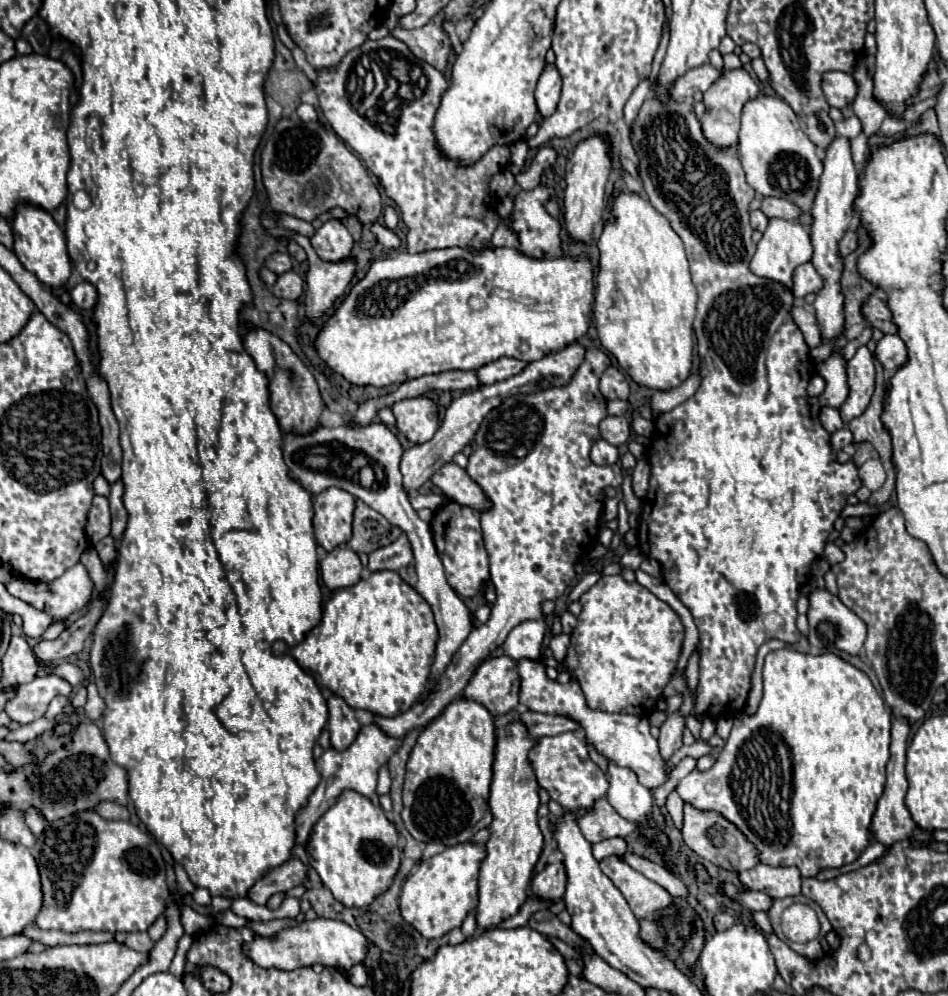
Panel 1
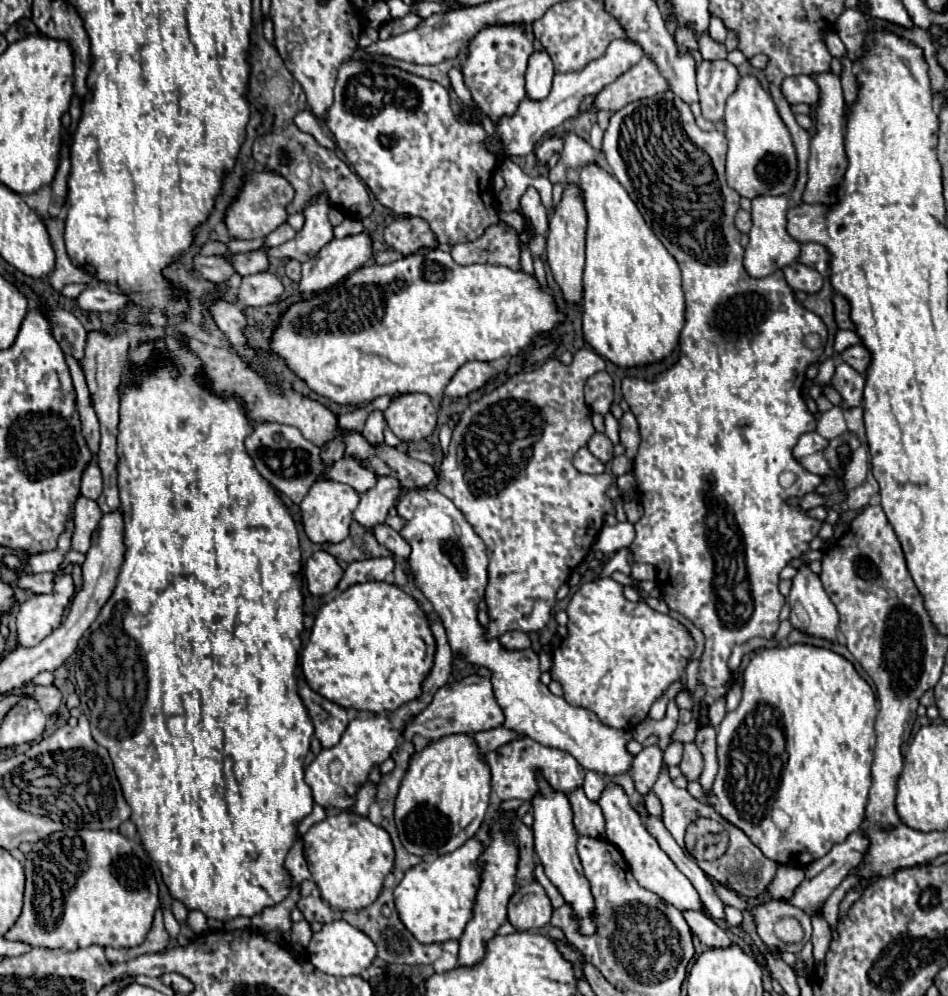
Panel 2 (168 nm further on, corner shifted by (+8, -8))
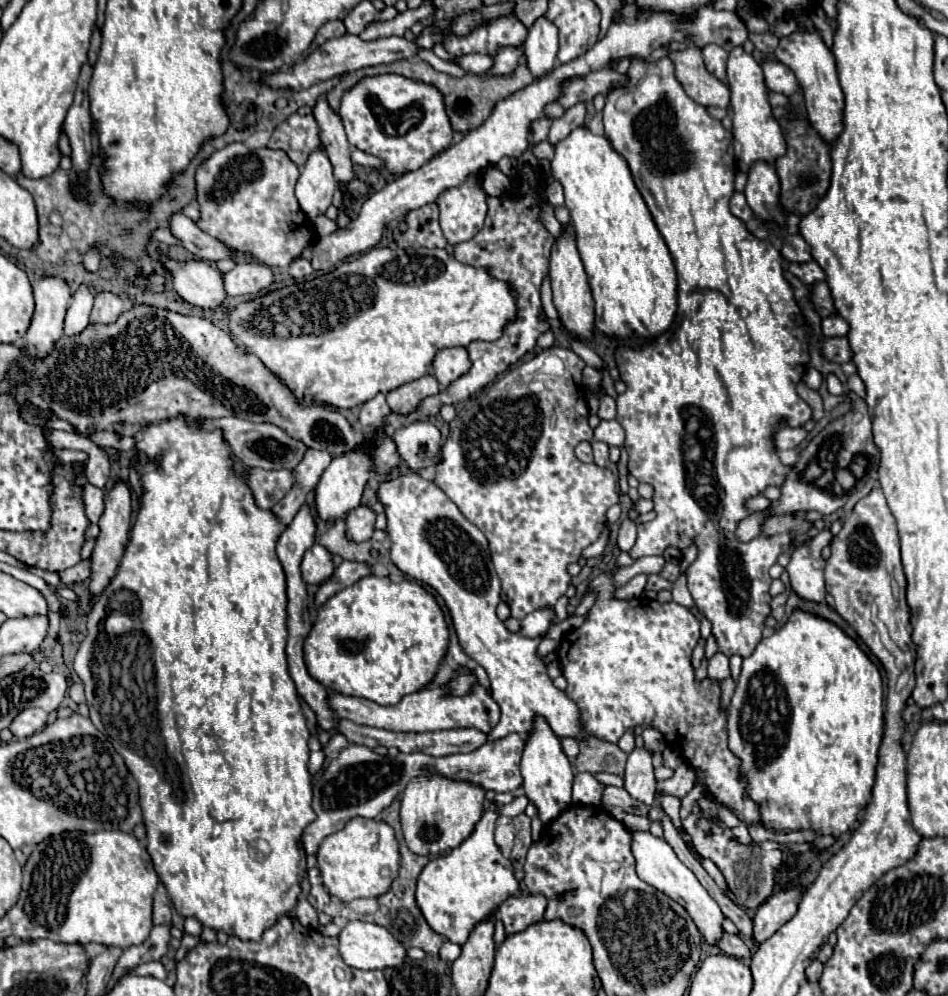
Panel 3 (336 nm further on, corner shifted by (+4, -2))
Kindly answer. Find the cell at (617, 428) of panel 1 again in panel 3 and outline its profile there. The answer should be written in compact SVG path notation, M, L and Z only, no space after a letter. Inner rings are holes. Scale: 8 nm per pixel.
M592 442L592 450L594 450L594 464L606 466L608 464L608 444Z

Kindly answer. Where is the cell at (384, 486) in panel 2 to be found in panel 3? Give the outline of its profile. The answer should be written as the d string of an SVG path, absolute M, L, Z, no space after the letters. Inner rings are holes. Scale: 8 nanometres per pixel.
M366 506L354 508L346 516L346 536L352 542L364 542L370 540L374 534L374 512Z

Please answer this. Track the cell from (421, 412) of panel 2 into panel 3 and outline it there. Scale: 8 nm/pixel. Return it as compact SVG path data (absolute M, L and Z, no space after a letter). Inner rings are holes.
M428 374L428 376L422 376L420 380L414 380L414 382L402 384L400 388L394 388L392 392L386 394L386 400L388 400L390 410L408 414L420 404L422 398L438 394L438 392L440 392L438 380L432 374Z

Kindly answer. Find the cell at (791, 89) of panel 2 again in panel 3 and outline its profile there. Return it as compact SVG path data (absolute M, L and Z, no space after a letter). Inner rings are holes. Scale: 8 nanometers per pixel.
M762 60L760 62L762 66L762 72L764 72L764 84L774 90L774 92L780 92L780 94L794 94L798 90L798 82L796 82L796 76L794 72L786 66L786 64L780 64L778 60Z

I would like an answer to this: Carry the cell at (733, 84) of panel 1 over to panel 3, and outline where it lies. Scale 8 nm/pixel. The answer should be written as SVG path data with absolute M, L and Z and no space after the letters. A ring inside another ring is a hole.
M706 44L702 48L702 58L706 64L706 70L712 72L718 80L726 80L726 60L728 60L728 52L722 50L716 44Z

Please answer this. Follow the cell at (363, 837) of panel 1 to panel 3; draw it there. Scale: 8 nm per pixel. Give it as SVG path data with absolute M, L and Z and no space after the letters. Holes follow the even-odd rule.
M360 816L348 820L342 830L322 840L318 850L318 868L326 890L342 902L352 902L356 898L378 898L388 892L400 868L400 852L392 826Z

